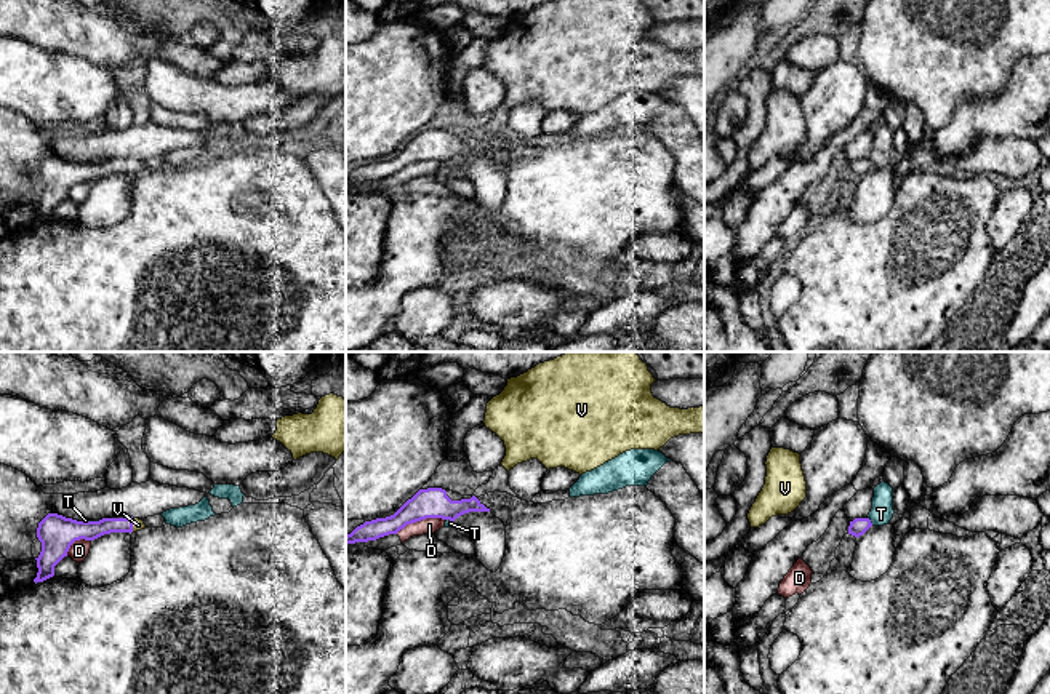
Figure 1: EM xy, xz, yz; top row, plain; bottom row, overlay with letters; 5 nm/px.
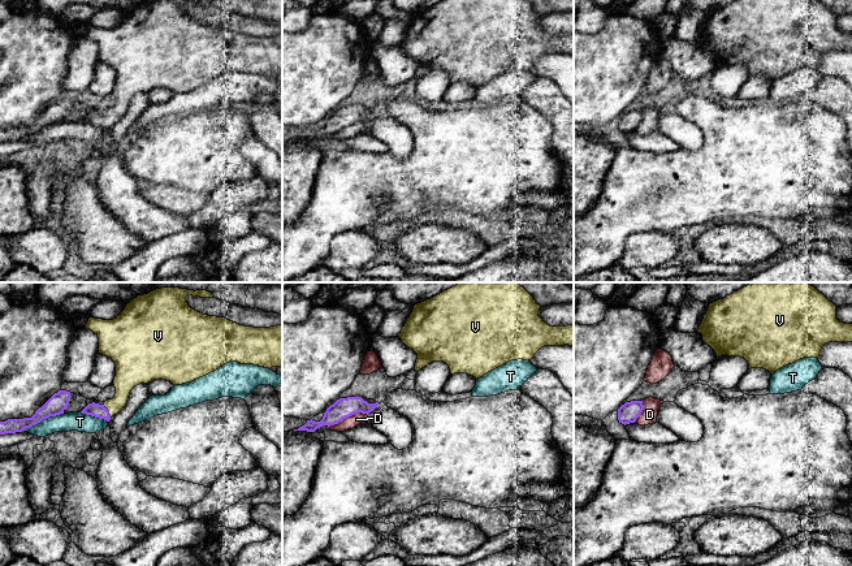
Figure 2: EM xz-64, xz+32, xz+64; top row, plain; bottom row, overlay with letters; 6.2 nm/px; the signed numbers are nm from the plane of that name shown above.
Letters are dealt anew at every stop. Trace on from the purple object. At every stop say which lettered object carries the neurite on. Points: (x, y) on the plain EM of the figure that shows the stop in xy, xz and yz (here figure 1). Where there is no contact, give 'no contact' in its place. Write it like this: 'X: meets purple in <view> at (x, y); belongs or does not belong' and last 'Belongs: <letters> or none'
D: meets purple in xz at (420, 162); does not belong
T: meets purple in yz at (869, 163); does not belong
V: meets purple in xy at (132, 167); belongs
Belongs: V

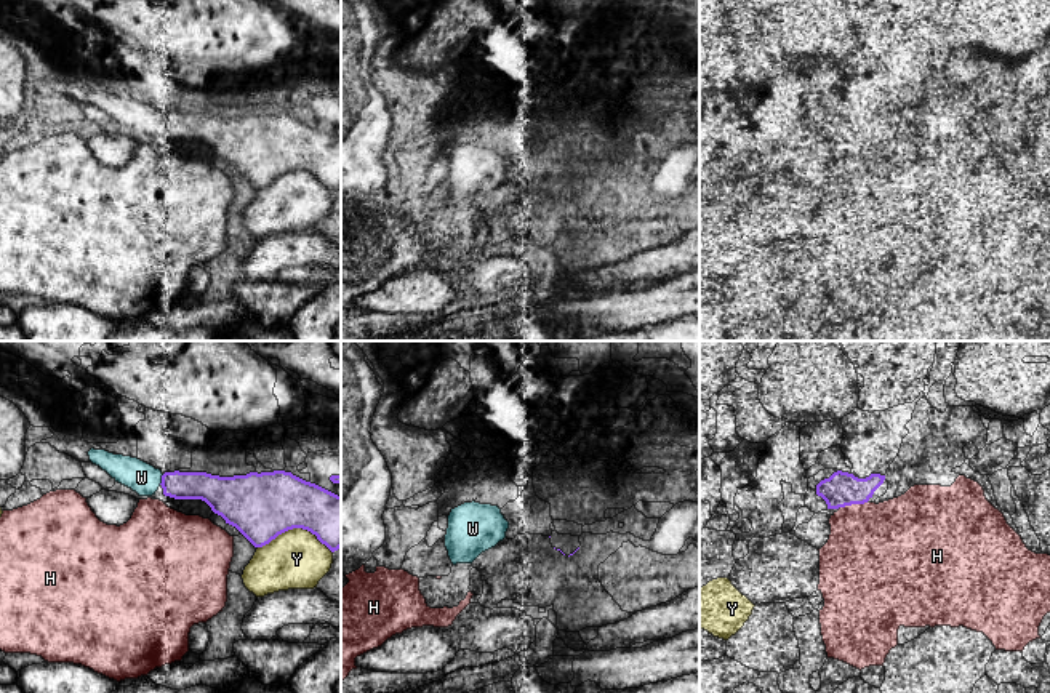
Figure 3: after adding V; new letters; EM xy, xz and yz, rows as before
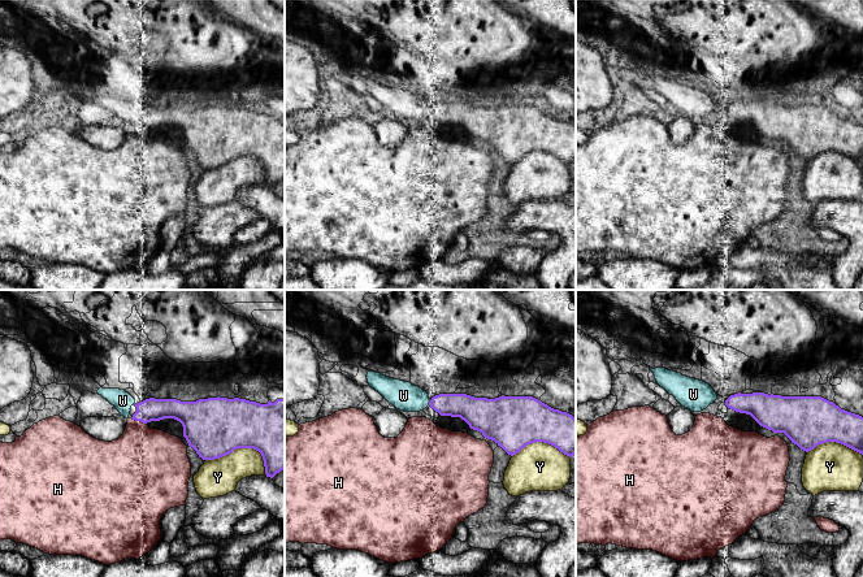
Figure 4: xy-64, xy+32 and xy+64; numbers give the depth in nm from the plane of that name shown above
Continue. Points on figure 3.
H: meets purple in yz at (853, 144); does not belong
W: meets purple in xy at (162, 120); belongs
Y: meets purple in xy at (295, 168); does not belong
Belongs: W

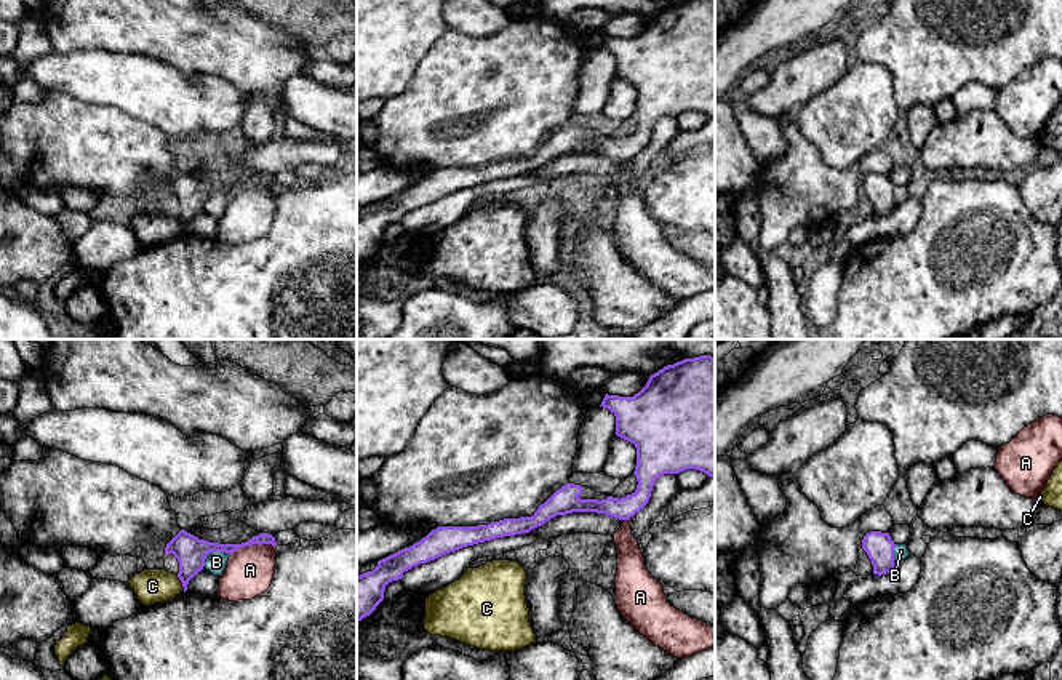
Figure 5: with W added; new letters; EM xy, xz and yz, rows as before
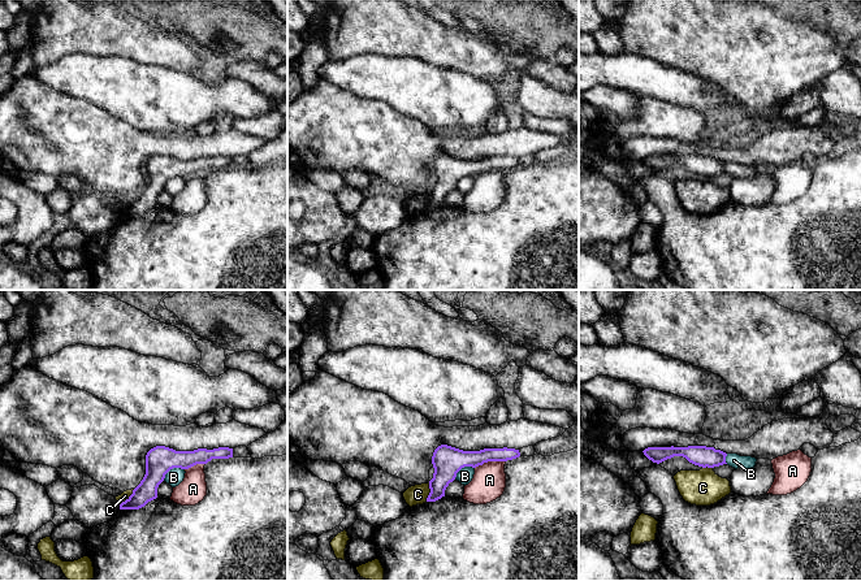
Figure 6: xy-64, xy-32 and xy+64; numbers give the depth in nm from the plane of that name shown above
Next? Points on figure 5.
A: meets purple in xy at (251, 186); does not belong
B: meets purple in xy at (211, 192); does not belong
C: meets purple in xy at (181, 223); does not belong
Belongs: none

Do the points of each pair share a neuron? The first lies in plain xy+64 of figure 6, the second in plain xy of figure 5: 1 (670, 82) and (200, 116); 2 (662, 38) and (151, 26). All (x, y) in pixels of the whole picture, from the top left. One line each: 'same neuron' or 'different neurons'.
1: same neuron
2: same neuron

